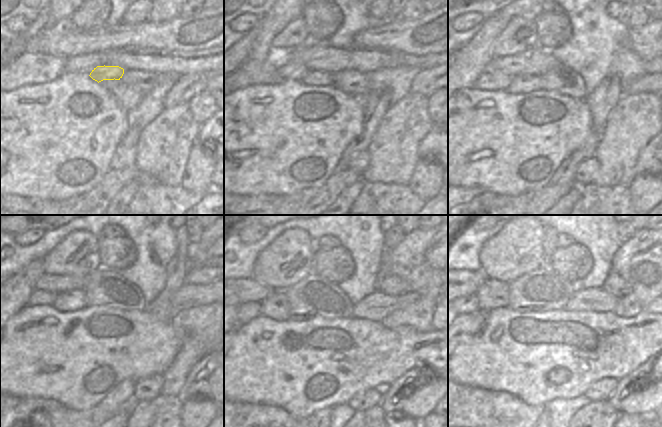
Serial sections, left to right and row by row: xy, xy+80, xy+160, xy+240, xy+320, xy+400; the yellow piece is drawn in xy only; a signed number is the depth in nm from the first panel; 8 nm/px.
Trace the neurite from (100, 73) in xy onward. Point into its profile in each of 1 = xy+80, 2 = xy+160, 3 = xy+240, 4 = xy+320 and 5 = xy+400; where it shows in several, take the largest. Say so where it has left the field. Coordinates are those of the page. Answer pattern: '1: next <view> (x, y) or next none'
1: next xy+80 (312, 77)
2: next xy+160 (525, 76)
3: next xy+240 (72, 300)
4: next xy+320 (276, 306)
5: next xy+400 (493, 294)

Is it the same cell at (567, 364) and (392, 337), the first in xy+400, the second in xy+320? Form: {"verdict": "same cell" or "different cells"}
{"verdict": "same cell"}

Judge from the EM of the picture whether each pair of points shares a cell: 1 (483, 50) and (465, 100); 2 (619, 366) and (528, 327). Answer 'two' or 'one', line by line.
1: two
2: one

